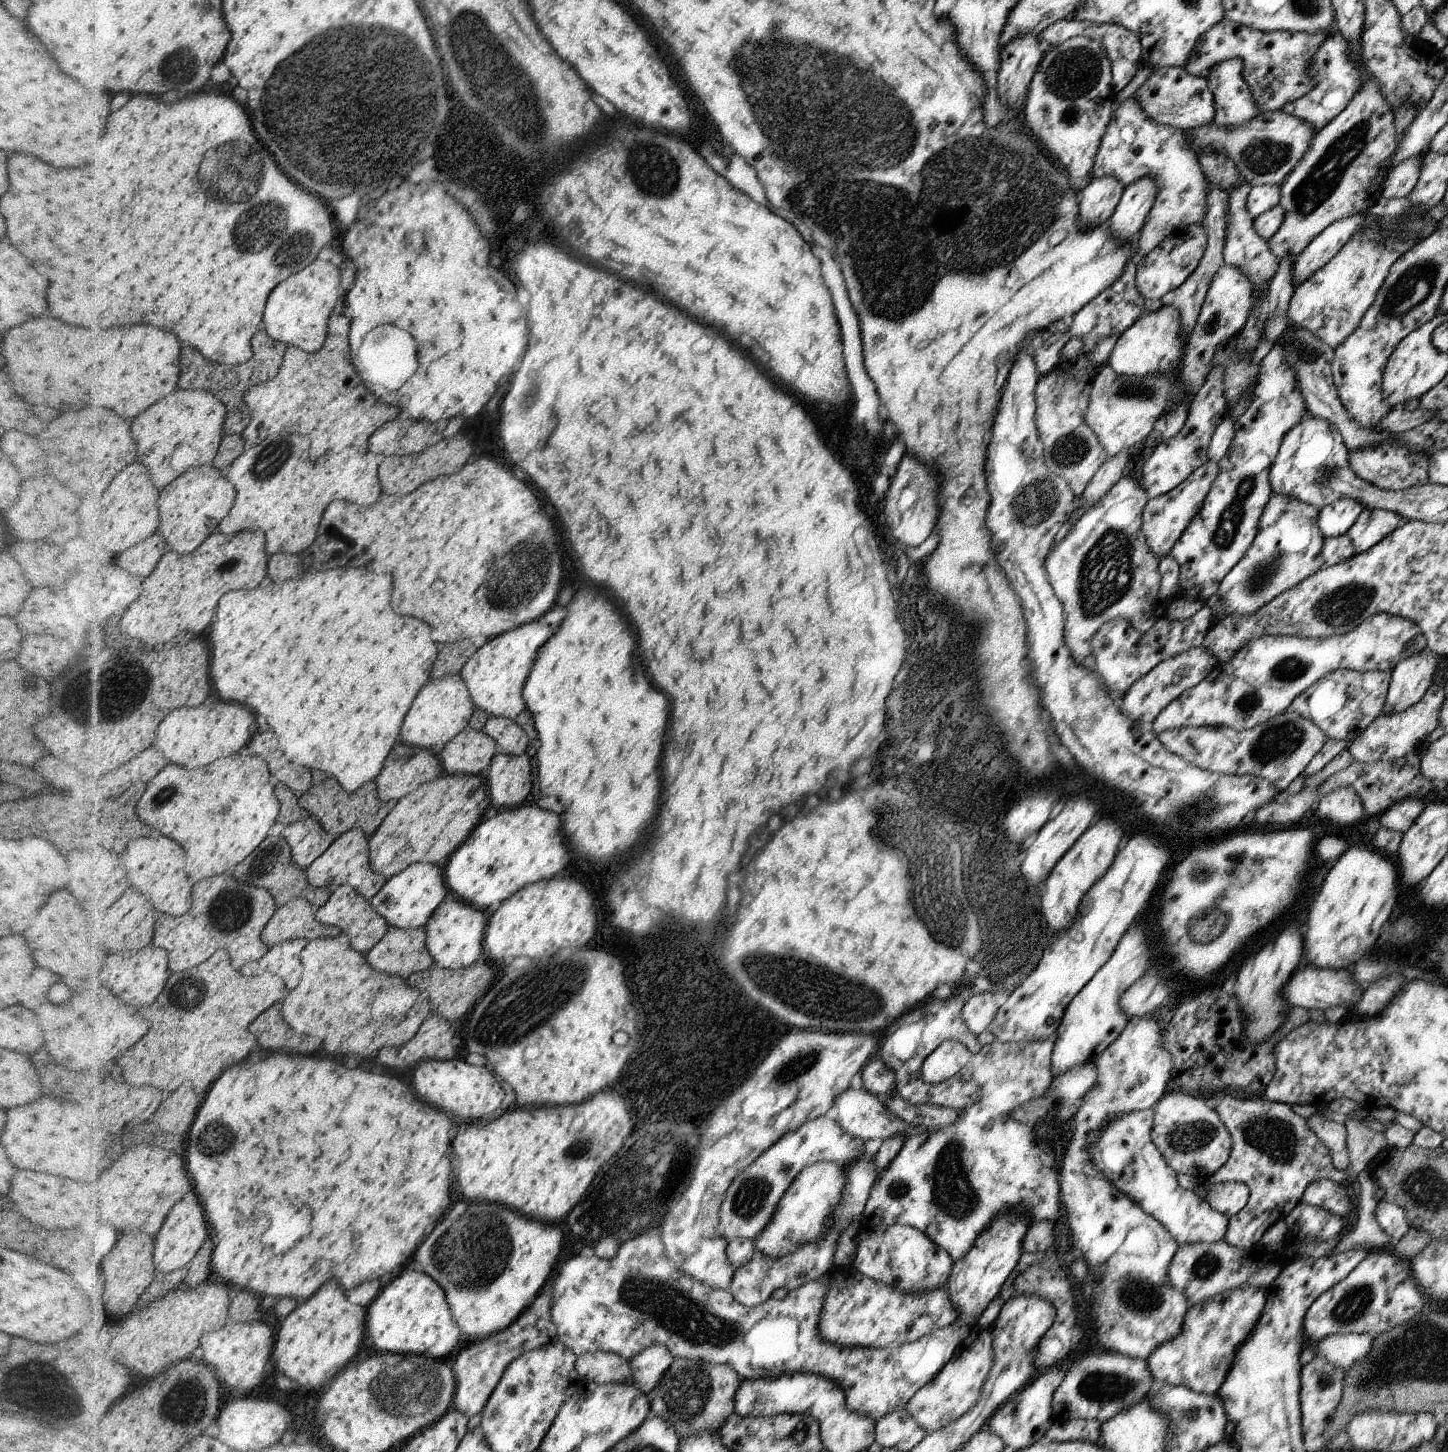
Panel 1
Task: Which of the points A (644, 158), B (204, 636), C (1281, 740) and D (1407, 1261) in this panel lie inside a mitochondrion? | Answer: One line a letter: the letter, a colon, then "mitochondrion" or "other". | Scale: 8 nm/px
A: mitochondrion
B: other
C: mitochondrion
D: other

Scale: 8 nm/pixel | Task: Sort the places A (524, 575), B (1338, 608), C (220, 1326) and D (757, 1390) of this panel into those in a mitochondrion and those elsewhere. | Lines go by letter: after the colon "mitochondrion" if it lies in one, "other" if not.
A: mitochondrion
B: mitochondrion
C: other
D: other

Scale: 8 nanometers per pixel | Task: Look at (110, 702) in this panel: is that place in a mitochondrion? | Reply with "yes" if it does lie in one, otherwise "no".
yes

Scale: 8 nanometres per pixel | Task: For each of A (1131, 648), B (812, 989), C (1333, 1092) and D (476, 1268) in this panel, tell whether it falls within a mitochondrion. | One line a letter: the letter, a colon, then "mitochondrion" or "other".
A: other
B: mitochondrion
C: other
D: mitochondrion

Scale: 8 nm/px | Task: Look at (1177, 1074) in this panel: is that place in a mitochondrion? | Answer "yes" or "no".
no

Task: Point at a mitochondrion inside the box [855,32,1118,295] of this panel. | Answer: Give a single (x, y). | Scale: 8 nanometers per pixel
(1074, 73)

